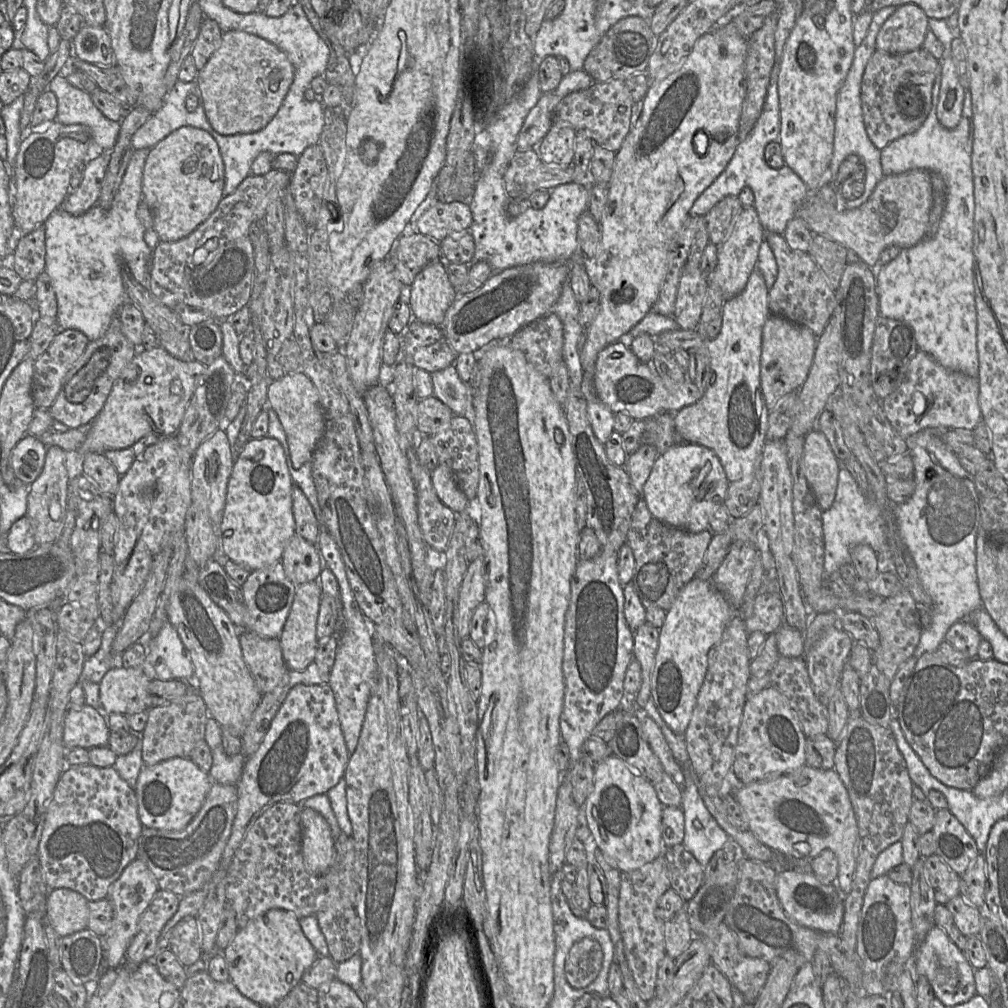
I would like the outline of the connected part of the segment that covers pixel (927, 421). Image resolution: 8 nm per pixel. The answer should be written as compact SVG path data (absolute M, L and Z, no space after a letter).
M921 350L909 362L900 385L881 403L888 421L904 439L924 429L973 431L982 421L978 378L949 370Z

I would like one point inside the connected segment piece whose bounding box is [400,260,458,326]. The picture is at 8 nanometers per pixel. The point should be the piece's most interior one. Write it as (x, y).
(431, 294)

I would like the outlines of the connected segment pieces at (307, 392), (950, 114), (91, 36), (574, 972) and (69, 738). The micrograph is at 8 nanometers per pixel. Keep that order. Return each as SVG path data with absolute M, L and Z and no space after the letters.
M303 373L286 374L271 381L267 391L267 406L277 414L285 431L290 456L295 469L312 461L314 451L325 431L325 417L318 391L312 381Z
M951 55L941 59L941 87L937 105L937 117L946 129L954 129L962 117L965 90L961 86Z
M83 24L72 40L72 55L100 66L115 64L111 39L104 26Z
M583 938L570 949L565 961L565 977L573 988L584 988L597 977L603 953L598 942Z
M85 704L79 709L69 708L65 715L63 741L67 749L76 747L91 749L94 747L109 746L110 732L107 716L100 708L94 708Z

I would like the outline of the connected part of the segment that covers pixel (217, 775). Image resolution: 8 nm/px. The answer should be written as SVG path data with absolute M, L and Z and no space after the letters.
M222 744L211 752L213 764L209 776L212 781L223 785L237 785L247 760L244 754L229 756Z

